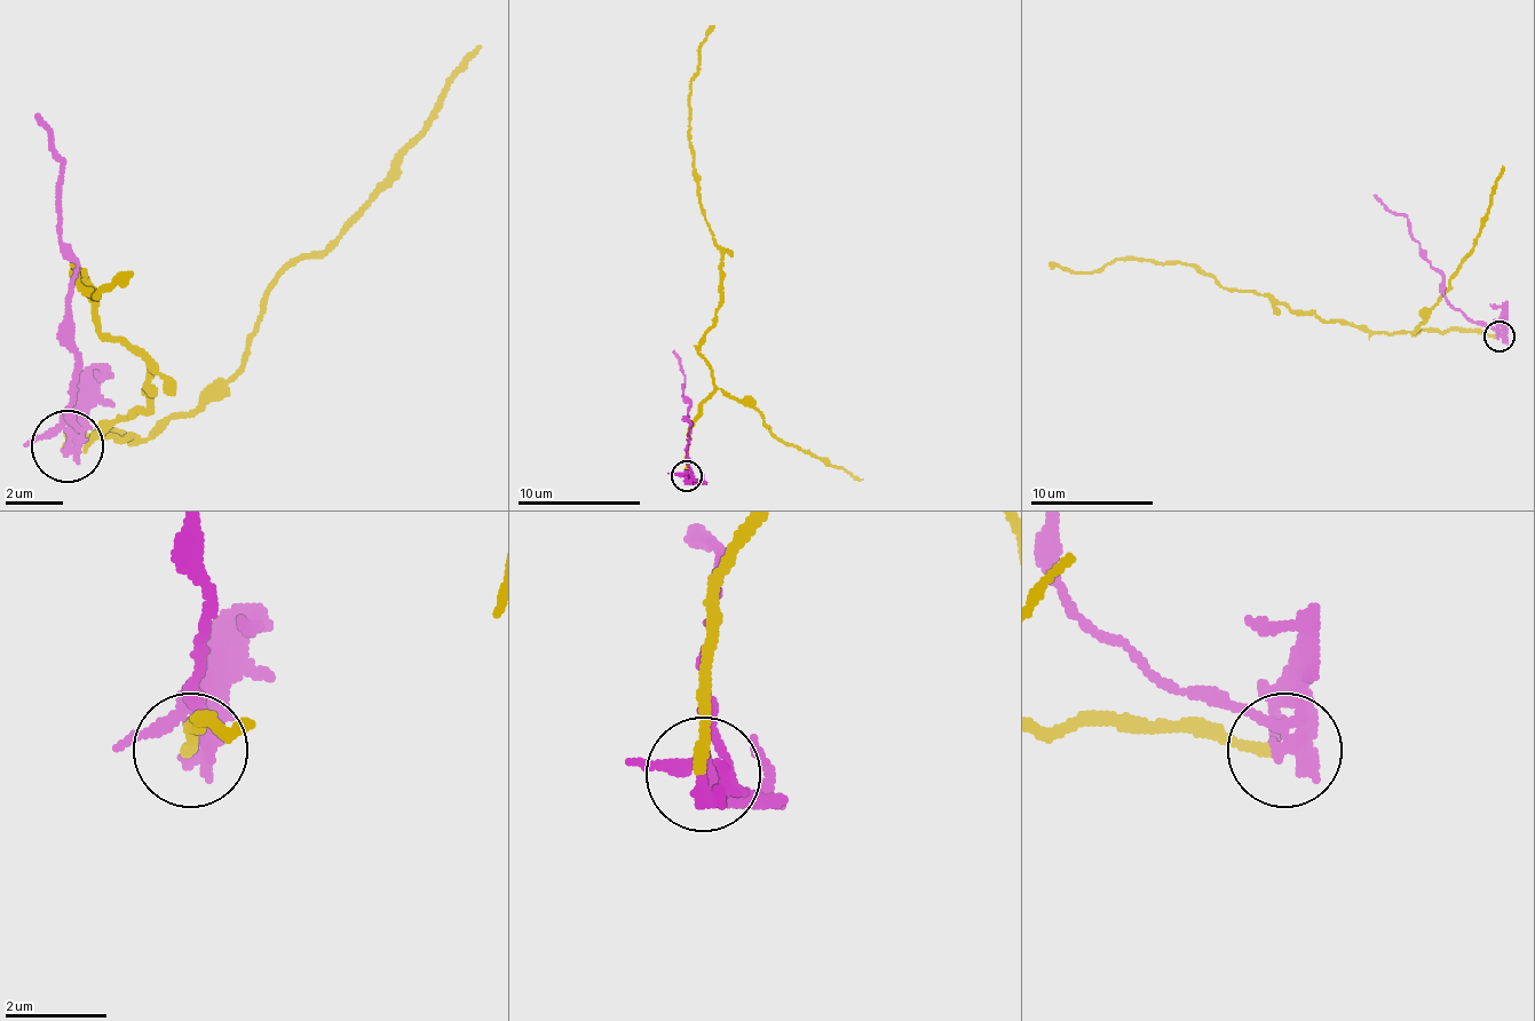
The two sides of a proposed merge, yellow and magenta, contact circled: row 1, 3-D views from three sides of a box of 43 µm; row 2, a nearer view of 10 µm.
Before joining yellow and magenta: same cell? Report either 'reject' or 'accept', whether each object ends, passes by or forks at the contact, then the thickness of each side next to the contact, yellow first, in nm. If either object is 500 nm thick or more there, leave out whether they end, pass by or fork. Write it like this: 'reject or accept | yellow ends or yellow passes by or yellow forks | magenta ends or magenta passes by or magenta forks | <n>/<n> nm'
reject | yellow ends | magenta passes by | 240/240 nm

